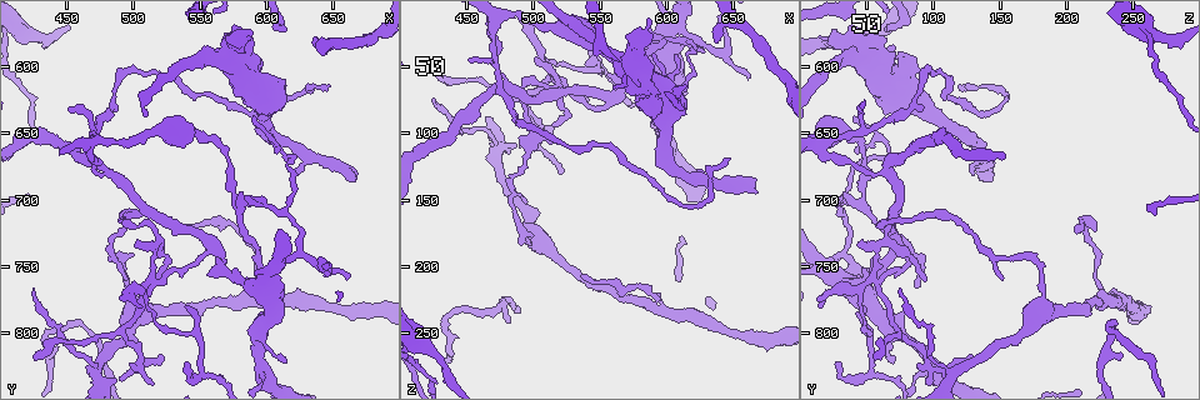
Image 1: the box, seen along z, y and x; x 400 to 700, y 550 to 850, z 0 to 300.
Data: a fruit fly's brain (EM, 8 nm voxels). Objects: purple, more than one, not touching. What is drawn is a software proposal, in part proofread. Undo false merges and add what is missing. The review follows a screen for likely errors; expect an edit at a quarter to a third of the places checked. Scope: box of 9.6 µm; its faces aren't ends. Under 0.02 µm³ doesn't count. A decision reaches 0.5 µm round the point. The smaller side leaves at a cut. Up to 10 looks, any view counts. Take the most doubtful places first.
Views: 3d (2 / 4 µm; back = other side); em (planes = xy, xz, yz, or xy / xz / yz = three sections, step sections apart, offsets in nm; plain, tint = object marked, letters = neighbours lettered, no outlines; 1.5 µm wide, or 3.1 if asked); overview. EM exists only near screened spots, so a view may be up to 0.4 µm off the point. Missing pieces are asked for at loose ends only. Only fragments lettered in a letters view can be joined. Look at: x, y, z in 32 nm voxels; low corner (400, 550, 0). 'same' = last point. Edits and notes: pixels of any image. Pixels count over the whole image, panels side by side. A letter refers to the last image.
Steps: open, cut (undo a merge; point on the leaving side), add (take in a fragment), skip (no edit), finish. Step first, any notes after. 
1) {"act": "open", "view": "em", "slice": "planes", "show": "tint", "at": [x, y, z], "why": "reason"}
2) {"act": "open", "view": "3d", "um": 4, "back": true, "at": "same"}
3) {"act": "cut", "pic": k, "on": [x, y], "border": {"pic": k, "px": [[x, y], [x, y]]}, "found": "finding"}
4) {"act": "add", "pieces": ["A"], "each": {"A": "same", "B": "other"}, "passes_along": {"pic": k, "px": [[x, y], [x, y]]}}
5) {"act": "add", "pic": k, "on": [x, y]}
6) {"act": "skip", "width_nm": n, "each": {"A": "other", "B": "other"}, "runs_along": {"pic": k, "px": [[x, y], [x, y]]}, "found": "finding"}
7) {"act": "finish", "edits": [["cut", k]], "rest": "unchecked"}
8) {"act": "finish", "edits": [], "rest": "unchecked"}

{"act": "open", "view": "em", "slice": "yz", "step": 4, "show": "letters", "at": [668, 686, 146], "why": "free end"}

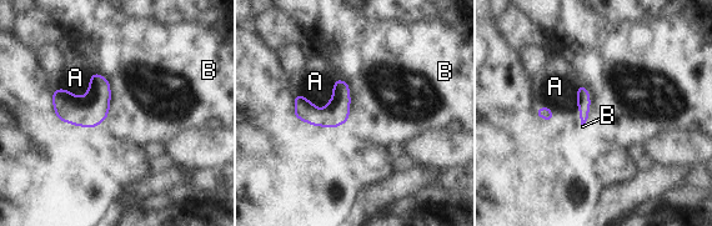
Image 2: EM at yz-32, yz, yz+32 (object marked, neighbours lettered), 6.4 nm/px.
{"act": "add", "pieces": ["A"], "each": {"A": "same", "B": "other"}, "passes_along": {"pic": 2, "px": [[336, 112], [324, 108], [315, 81]]}, "found": "it goes on there"}

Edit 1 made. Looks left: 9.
{"act": "open", "view": "em", "slice": "planes", "show": "plain", "at": [588, 638, 42], "why": "thin end"}

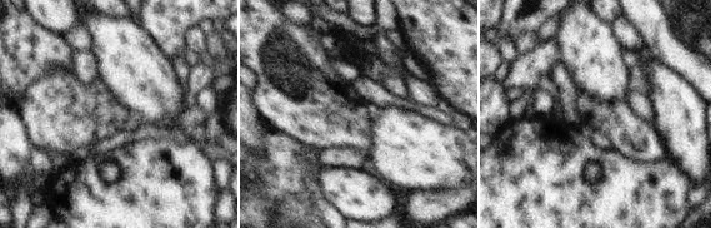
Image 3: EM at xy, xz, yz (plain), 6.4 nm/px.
{"act": "open", "view": "em", "slice": "planes", "show": "letters", "at": "same"}

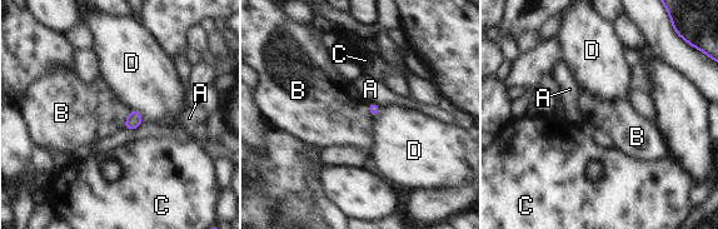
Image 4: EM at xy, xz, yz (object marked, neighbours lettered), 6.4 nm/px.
{"act": "skip", "each": {"A": "other", "B": "other", "C": "other", "D": "other"}, "border": {"pic": 4, "px": [[130, 109], [121, 128]]}, "found": "no lettered fragment goes on from it"}

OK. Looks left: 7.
{"act": "open", "view": "3d", "um": 4, "at": [426, 766, 76], "why": "thin end"}

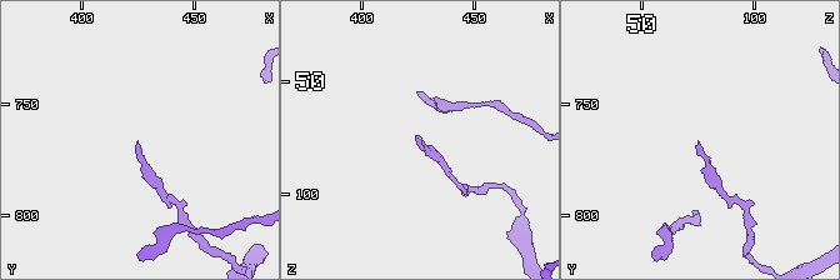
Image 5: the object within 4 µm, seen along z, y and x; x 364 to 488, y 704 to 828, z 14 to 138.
{"act": "open", "view": "em", "slice": "xz", "step": 4, "show": "letters", "at": [426, 768, 75]}

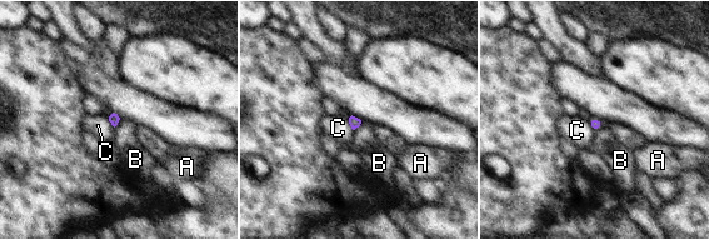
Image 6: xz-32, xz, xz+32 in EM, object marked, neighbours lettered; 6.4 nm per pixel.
{"act": "open", "view": "em", "slice": "planes", "show": "letters", "at": "same"}

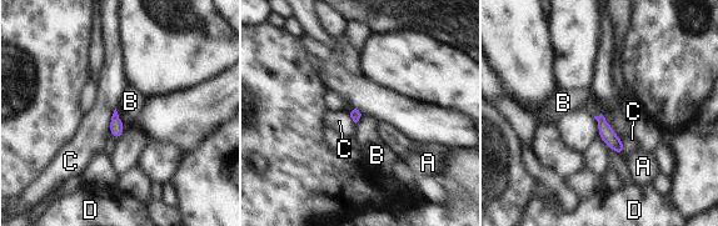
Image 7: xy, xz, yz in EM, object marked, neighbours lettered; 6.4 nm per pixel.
{"act": "skip", "each": {"A": "other", "B": "other", "C": "other", "D": "other"}, "runs_along": {"pic": 7, "px": [[601, 119], [606, 132], [621, 151]]}, "found": "no lettered fragment goes on from it"}

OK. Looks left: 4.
{"act": "open", "view": "em", "slice": "planes", "show": "letters", "at": [616, 820, 70], "why": "branch stops here"}

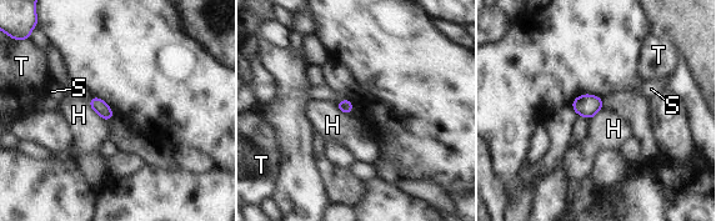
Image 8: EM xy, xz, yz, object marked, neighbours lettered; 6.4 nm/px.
{"act": "skip", "longest_contact_nm": ["H", 190], "each": {"H": "other", "S": "other", "T": "other"}, "border": {"pic": 8, "px": [[86, 101], [106, 122]]}, "found": "none of them fits"}

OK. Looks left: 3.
{"act": "finish", "edits": [["add", 2]], "rest": "unchecked"}

